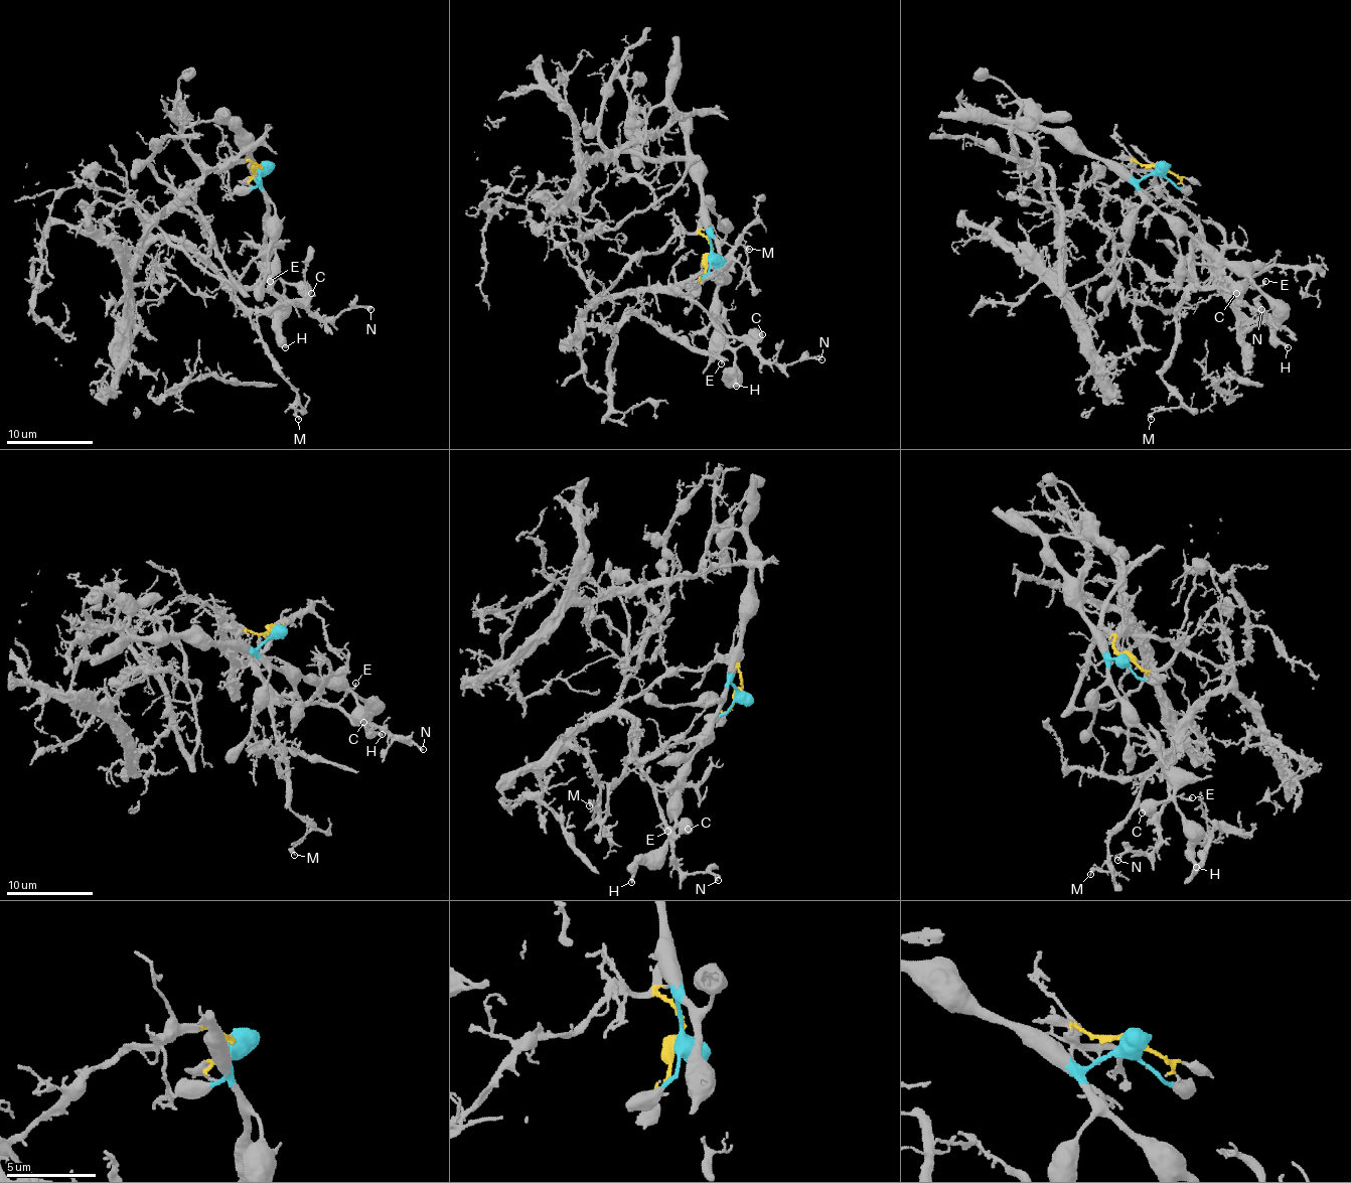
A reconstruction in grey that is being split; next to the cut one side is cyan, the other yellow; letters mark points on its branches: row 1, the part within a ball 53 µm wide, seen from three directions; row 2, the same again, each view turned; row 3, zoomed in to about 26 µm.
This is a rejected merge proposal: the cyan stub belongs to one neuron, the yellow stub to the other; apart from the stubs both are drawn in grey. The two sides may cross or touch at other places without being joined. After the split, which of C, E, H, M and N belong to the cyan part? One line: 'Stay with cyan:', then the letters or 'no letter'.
Stay with cyan: C, H

